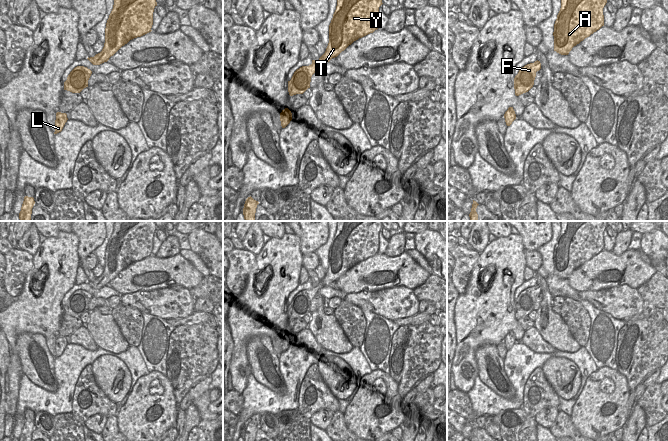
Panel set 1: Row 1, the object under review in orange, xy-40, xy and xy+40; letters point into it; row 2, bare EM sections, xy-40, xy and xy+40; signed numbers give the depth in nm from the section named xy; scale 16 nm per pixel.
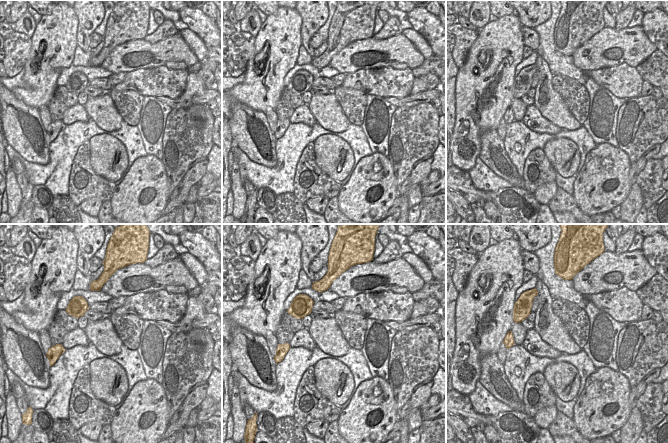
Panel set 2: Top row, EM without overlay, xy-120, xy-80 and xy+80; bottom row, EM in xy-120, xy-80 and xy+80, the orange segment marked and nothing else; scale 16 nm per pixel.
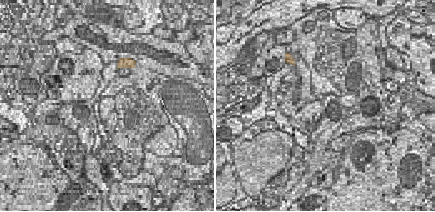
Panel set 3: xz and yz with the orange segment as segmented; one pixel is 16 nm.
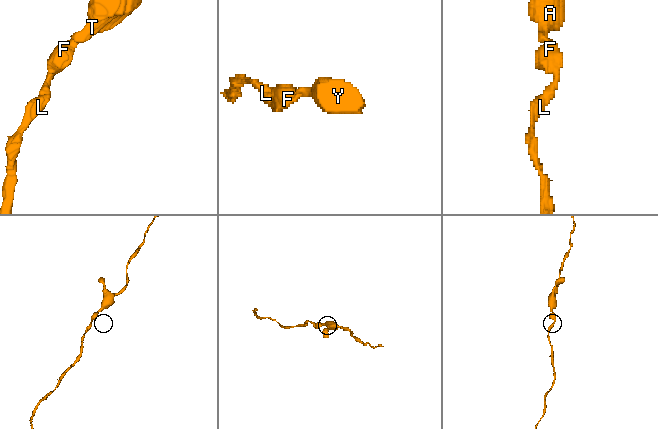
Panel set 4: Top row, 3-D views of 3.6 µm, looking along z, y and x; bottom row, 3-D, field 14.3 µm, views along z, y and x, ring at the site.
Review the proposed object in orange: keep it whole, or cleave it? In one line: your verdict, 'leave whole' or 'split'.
leave whole

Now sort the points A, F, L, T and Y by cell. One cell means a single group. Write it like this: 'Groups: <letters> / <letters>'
Groups: A F L T Y

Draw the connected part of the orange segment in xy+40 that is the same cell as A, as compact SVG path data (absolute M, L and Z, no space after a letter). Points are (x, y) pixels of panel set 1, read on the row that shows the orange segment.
M561 0L554 24L554 51L568 55L574 46L604 26L603 8L607 0Z

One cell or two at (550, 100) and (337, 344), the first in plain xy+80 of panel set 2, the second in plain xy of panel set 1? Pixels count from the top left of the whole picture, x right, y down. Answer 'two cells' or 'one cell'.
one cell

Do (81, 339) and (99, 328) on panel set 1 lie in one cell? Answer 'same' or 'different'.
different

